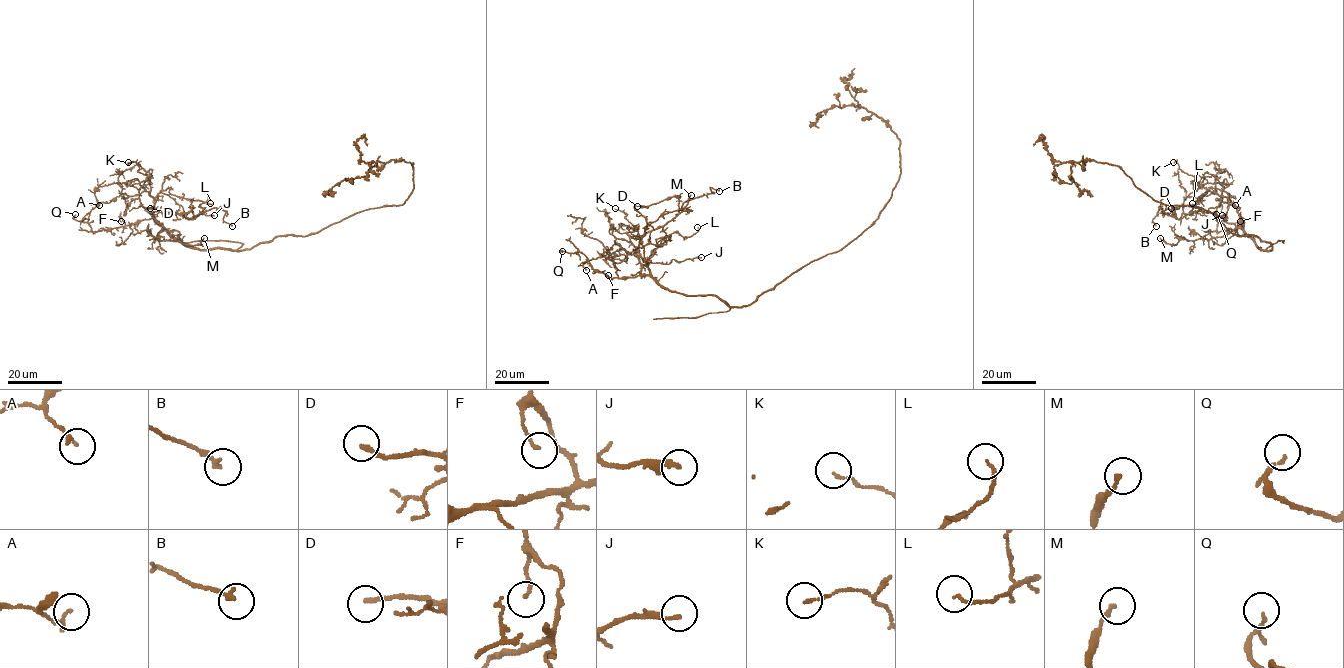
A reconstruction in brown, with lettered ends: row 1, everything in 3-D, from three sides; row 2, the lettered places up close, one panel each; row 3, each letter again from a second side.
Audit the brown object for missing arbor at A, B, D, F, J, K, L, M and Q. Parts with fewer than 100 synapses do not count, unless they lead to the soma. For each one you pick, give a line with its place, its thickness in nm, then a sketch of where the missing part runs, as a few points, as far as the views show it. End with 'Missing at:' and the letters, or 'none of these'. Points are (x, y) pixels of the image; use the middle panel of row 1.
Missing at: none of these

